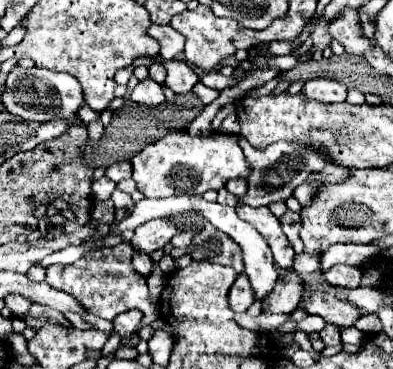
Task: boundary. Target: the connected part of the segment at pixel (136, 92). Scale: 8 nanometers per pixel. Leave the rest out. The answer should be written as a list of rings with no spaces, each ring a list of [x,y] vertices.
[[[146,78],[142,82],[138,82],[138,86],[132,90],[130,98],[134,102],[140,102],[140,104],[146,104],[146,106],[158,106],[162,104],[166,98],[162,94],[162,88],[158,82],[154,82],[152,78]]]

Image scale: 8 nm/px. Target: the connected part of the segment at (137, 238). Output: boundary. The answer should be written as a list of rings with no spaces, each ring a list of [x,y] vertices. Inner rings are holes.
[[[166,218],[148,220],[136,228],[132,246],[146,254],[152,254],[154,250],[164,248],[180,232],[182,232],[182,228],[178,224],[170,224]]]

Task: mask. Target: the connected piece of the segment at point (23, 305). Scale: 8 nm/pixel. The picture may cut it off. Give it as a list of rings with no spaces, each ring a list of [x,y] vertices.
[[[10,294],[4,298],[7,306],[15,315],[22,318],[31,306],[31,302],[24,296]]]

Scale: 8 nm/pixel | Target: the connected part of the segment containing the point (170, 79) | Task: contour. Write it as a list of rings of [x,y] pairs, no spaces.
[[[166,60],[164,68],[168,72],[166,76],[166,86],[172,88],[176,94],[190,92],[194,84],[198,82],[198,74],[192,70],[192,66],[184,60]]]

